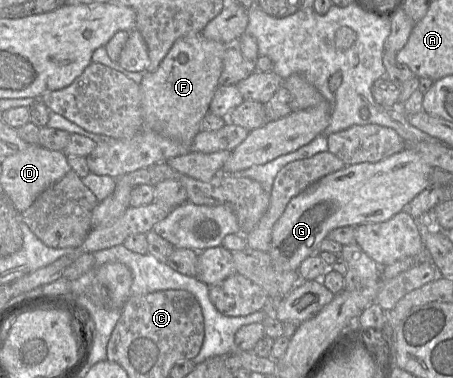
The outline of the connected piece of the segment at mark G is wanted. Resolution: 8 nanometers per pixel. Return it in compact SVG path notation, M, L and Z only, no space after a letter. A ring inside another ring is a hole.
M405 148L379 162L349 165L324 176L293 197L274 225L268 251L274 268L298 270L306 258L320 252L321 242L336 228L391 219L430 186L432 169L418 153Z

